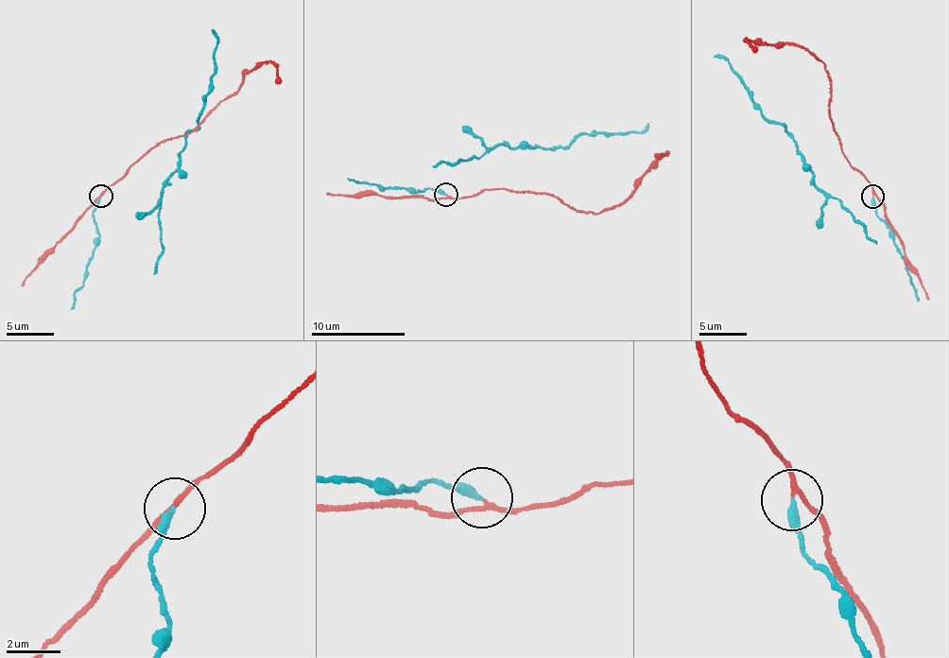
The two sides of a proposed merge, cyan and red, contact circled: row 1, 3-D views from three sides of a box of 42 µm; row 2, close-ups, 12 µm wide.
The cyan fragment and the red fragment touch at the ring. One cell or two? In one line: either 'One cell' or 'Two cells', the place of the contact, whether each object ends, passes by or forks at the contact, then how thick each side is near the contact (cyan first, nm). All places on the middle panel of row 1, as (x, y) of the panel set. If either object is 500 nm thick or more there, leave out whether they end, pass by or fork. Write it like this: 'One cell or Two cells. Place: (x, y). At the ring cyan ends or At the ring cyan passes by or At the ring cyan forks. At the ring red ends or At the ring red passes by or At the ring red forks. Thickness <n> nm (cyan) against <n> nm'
Two cells. Place: (446, 194). At the ring cyan ends. At the ring red passes by. Thickness 300 nm (cyan) against 150 nm

